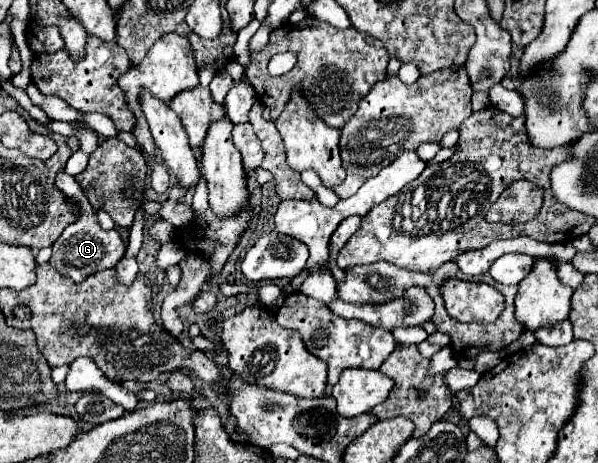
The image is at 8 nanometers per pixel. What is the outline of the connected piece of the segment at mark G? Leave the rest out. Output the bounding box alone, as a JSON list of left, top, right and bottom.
[50,172,126,282]

